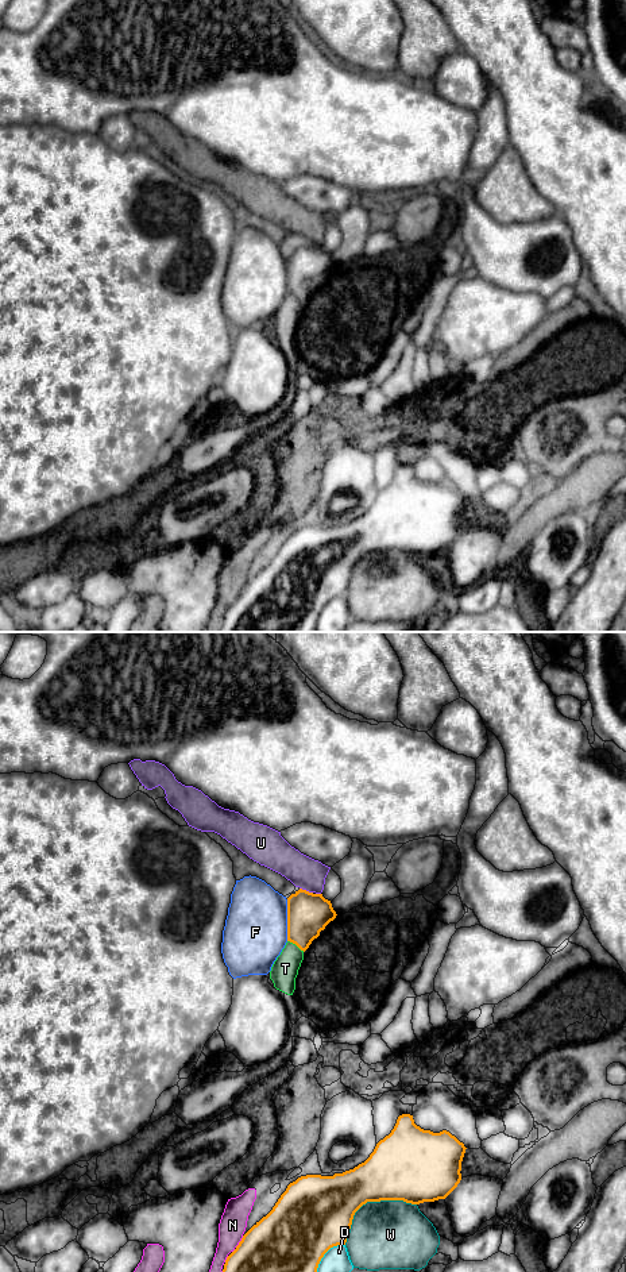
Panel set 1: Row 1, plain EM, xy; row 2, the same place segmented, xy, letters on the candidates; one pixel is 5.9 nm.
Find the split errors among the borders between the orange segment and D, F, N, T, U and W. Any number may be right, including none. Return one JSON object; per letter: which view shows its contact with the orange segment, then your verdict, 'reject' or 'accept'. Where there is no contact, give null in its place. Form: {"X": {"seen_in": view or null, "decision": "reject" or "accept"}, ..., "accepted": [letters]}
{"D": {"seen_in": "xy", "decision": "reject"}, "F": {"seen_in": "xy", "decision": "reject"}, "N": {"seen_in": "xy", "decision": "reject"}, "T": {"seen_in": "xy", "decision": "reject"}, "U": {"seen_in": "xy", "decision": "reject"}, "W": {"seen_in": "xy", "decision": "reject"}, "accepted": []}

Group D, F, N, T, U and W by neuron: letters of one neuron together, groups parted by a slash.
D / F / N / T / U / W

